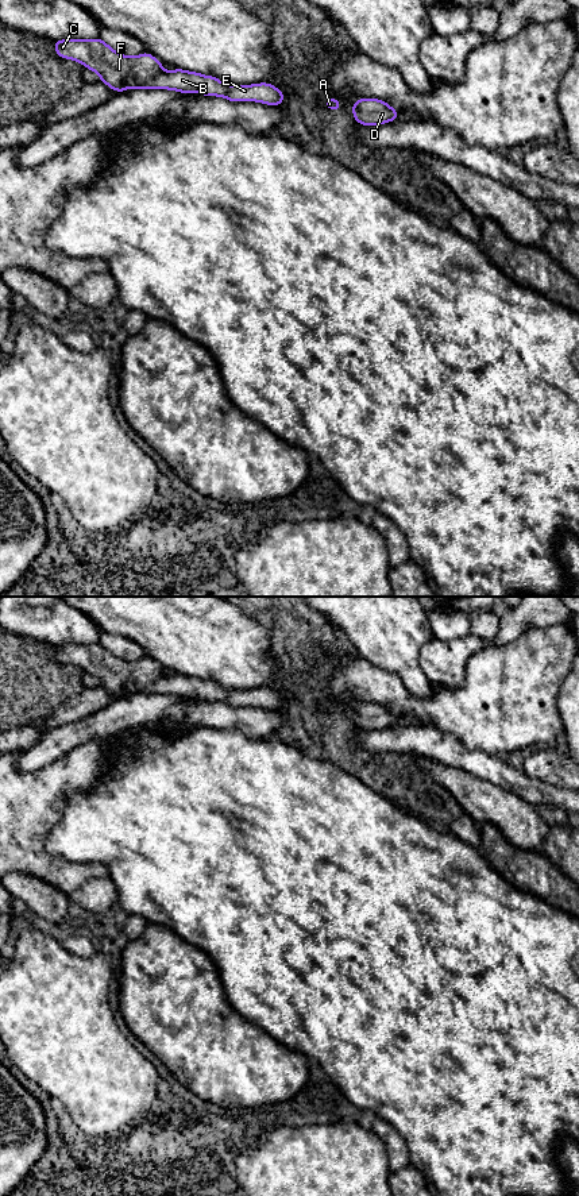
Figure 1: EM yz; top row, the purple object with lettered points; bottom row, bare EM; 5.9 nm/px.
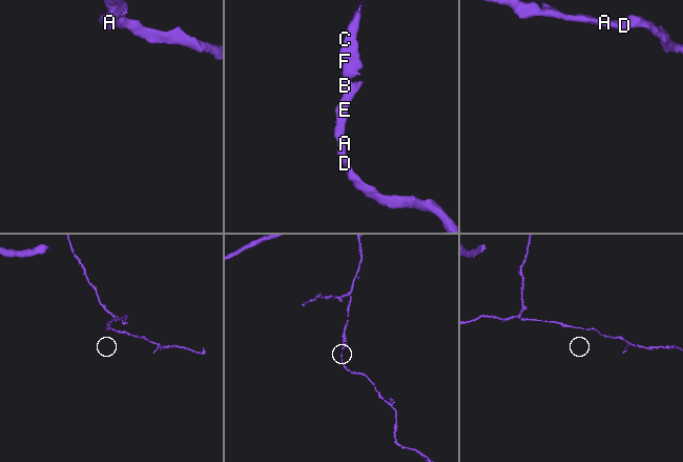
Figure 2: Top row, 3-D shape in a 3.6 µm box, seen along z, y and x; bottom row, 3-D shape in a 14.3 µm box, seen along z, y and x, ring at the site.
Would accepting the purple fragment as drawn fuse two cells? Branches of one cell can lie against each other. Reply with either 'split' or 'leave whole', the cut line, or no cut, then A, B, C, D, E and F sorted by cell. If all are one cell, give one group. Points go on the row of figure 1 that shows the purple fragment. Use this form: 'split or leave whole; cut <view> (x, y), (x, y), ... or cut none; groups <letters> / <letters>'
leave whole; cut none; groups A B C D E F

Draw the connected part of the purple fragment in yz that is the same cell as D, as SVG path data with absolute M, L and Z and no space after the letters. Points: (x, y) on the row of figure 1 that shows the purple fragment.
M358 99L352 115L362 126L379 126L397 120L401 113L379 99Z

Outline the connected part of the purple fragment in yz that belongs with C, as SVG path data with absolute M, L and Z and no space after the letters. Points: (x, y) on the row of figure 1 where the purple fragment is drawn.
M101 38L96 39L63 39L54 40L55 51L59 58L67 58L82 63L85 67L96 72L100 76L100 81L107 84L113 90L123 93L124 88L130 90L136 88L143 89L171 89L181 93L197 92L205 96L220 96L233 103L238 101L259 101L275 107L285 101L283 93L271 84L262 82L254 85L227 85L219 78L212 76L202 76L196 72L186 72L175 69L173 72L165 72L162 63L155 57L144 51L136 57L126 57L113 49L111 49Z

